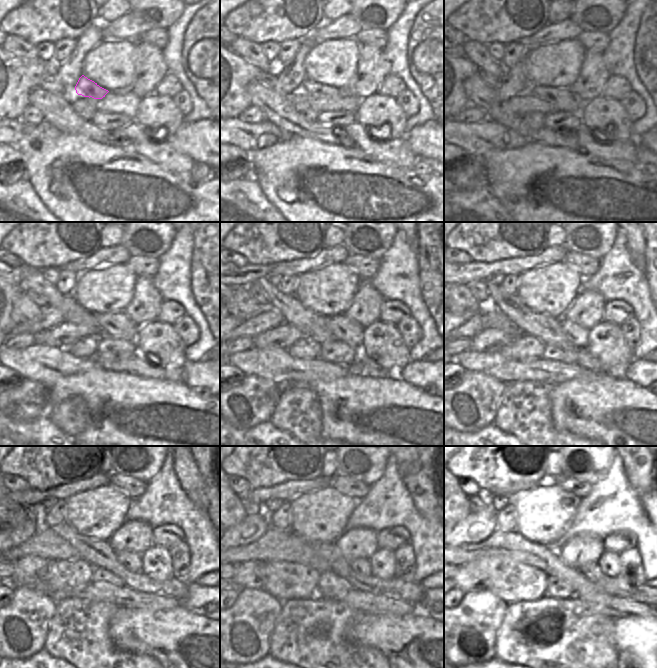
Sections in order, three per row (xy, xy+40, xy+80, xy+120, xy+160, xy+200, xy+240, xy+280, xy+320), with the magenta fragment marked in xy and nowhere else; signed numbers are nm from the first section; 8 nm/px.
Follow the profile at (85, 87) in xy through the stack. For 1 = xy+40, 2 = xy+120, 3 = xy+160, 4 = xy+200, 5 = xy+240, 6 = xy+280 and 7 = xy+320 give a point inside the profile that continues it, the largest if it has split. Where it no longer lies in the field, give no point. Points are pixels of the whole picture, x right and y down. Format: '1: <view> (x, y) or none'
1: xy+40 (314, 89)
2: xy+120 (117, 325)
3: xy+160 (344, 329)
4: xy+200 (577, 335)
5: xy+240 (132, 562)
6: xy+280 (360, 566)
7: xy+320 (591, 570)

